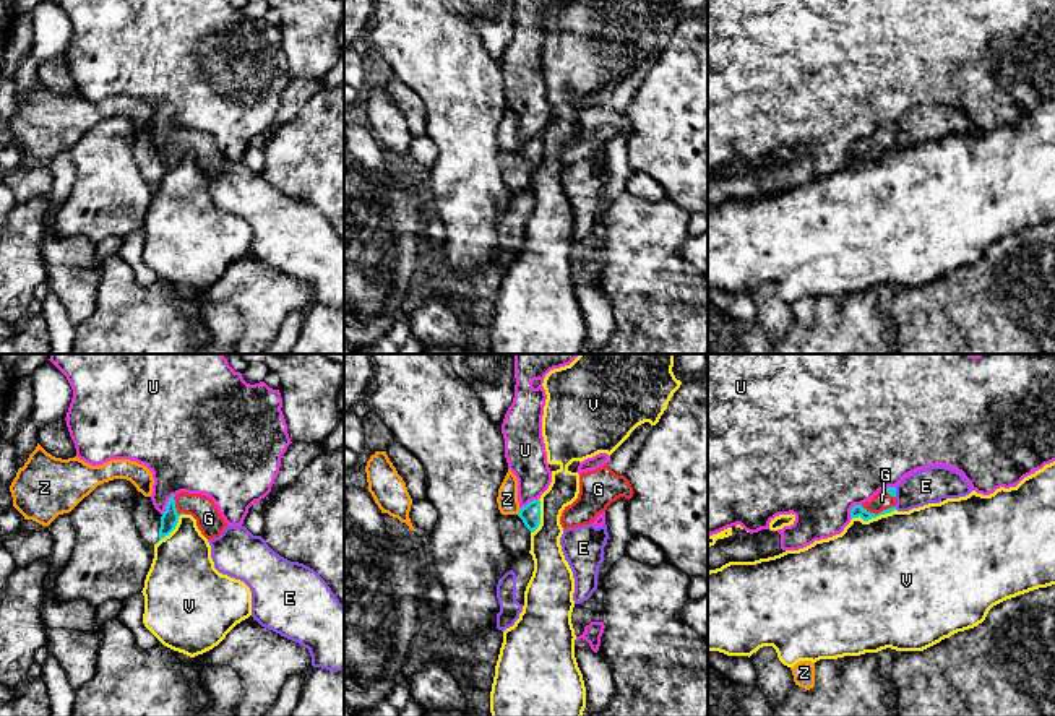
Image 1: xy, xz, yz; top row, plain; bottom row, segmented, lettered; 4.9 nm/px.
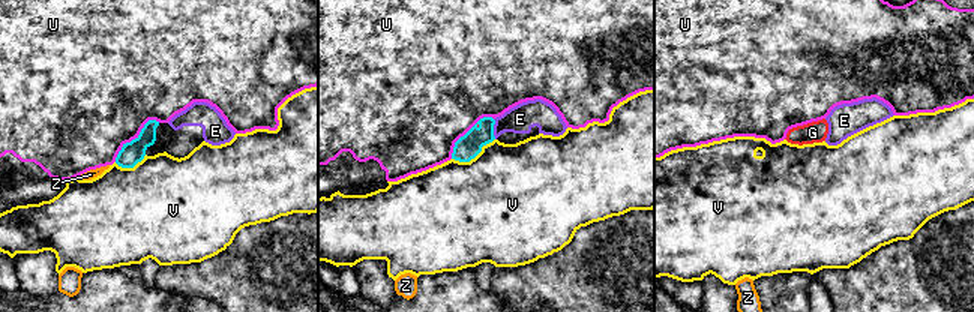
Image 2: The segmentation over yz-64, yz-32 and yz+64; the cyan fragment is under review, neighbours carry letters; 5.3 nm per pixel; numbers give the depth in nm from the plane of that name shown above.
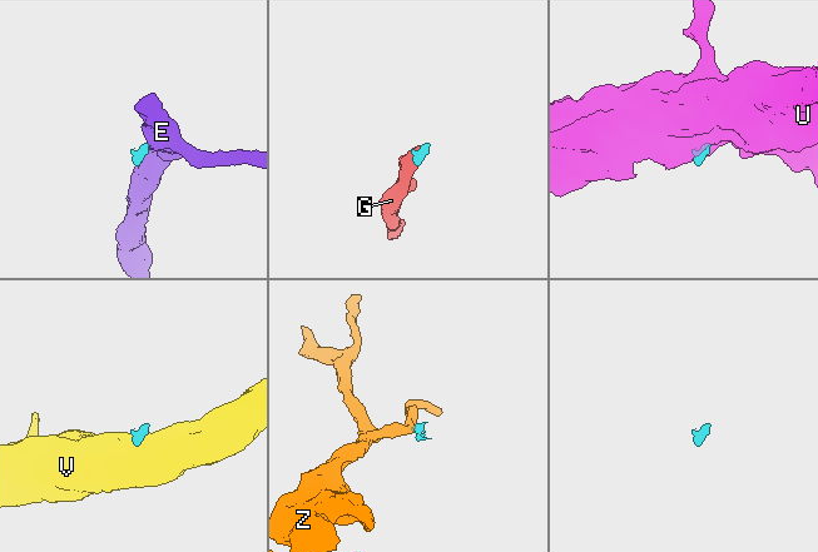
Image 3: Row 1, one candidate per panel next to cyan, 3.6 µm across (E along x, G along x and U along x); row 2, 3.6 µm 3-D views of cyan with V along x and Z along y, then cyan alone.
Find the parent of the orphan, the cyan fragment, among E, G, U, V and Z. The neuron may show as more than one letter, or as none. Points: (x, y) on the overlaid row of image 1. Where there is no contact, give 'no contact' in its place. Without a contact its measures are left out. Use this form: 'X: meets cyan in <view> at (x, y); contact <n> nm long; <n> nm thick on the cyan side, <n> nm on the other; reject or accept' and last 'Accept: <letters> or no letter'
E: meets cyan in yz at (895, 492); contact 50 nm long; 50 nm thick on the cyan side, 180 nm on the other; reject
G: meets cyan in yz at (878, 513); contact 180 nm long; 60 nm thick on the cyan side, 90 nm on the other; accept
U: meets cyan in xy at (167, 504); contact 120 nm long; 90 nm thick on the cyan side, 360 nm on the other; reject
V: meets cyan in yz at (874, 517); contact 220 nm long; 60 nm thick on the cyan side, 500 nm on the other; reject
Z: meets cyan in xz at (520, 512); contact 40 nm long; 100 nm thick on the cyan side, 100 nm on the other; reject
Accept: G

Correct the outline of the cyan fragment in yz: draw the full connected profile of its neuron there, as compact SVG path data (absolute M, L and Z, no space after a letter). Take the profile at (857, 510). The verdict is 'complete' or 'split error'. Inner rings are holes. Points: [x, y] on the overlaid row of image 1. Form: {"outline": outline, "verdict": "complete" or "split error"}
{"outline": "M888 487L880 490L870 502L862 505L854 505L850 510L850 518L862 518L868 521L880 515L886 515L896 510L896 487Z", "verdict": "split error"}

